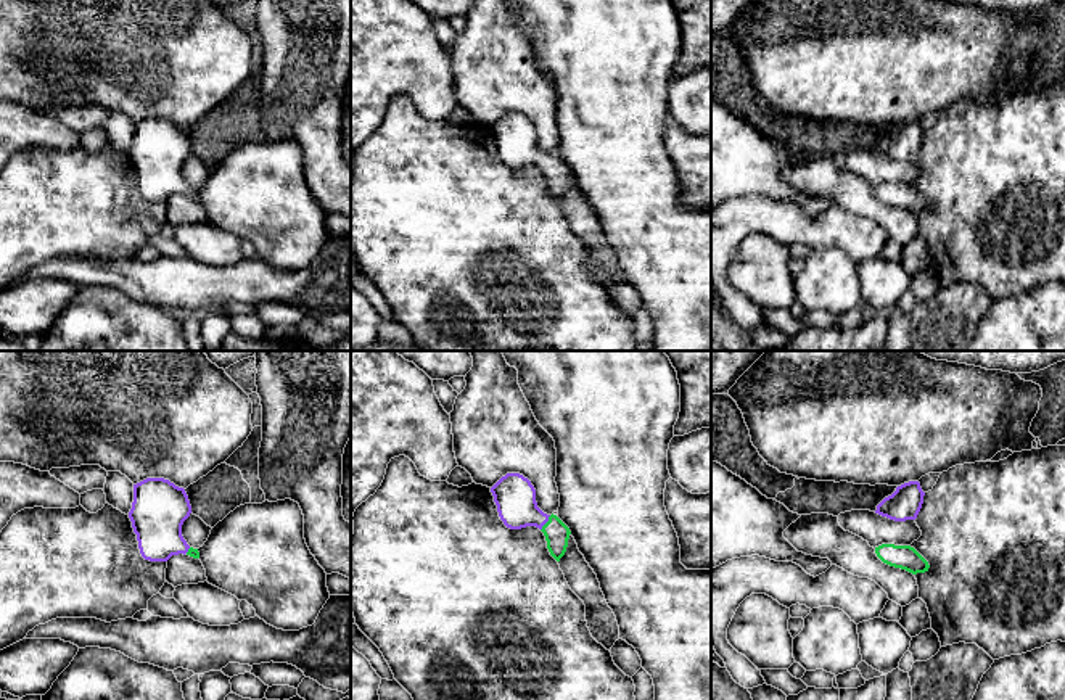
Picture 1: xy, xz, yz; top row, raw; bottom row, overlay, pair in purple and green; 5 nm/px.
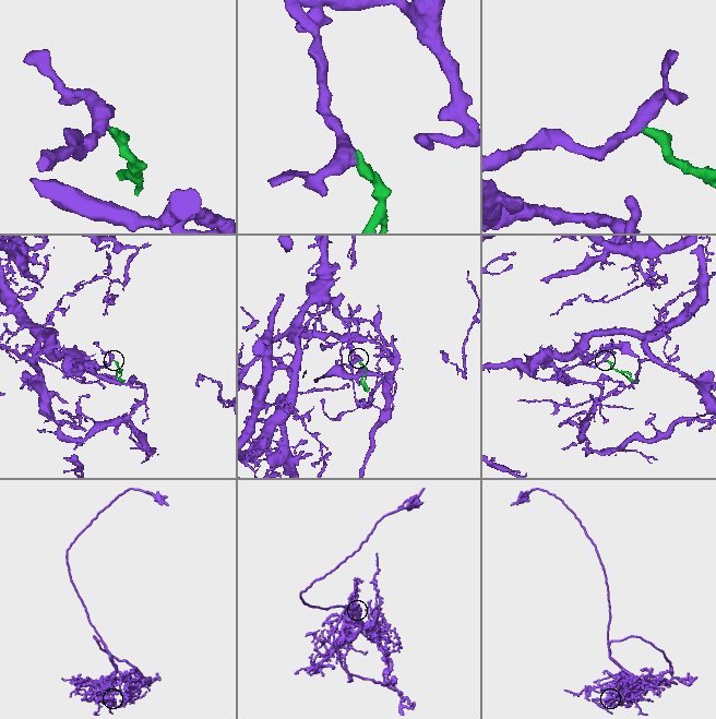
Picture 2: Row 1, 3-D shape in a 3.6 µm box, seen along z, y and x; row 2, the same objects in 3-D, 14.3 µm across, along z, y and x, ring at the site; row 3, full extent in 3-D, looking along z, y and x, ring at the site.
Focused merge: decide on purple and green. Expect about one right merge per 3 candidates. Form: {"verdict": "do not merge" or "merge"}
{"verdict": "merge"}

